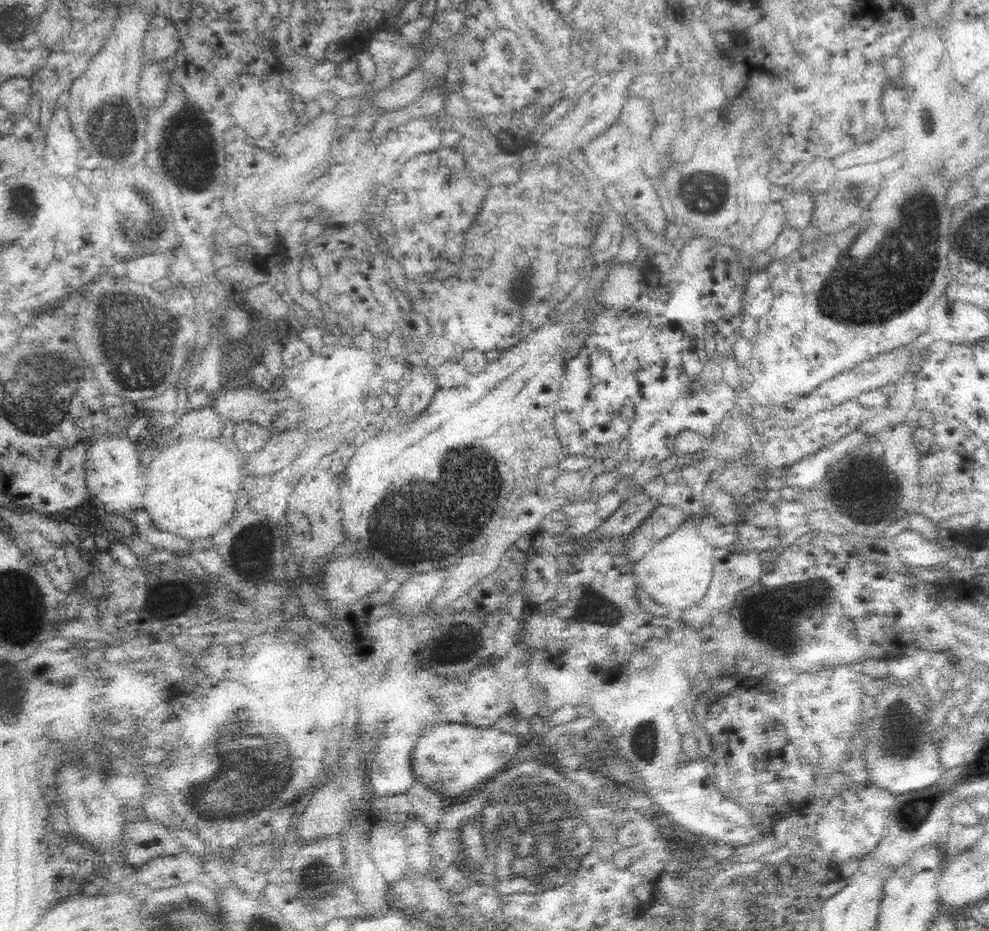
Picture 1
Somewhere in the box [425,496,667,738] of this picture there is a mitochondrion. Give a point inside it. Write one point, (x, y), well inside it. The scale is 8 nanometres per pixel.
(593, 604)

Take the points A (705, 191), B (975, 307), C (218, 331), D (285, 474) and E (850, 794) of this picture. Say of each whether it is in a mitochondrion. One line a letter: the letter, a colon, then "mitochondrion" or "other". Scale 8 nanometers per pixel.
A: mitochondrion
B: other
C: other
D: other
E: other

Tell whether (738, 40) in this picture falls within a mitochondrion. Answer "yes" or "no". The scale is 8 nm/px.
no

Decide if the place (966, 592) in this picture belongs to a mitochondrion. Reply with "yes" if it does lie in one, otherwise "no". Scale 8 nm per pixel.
no

